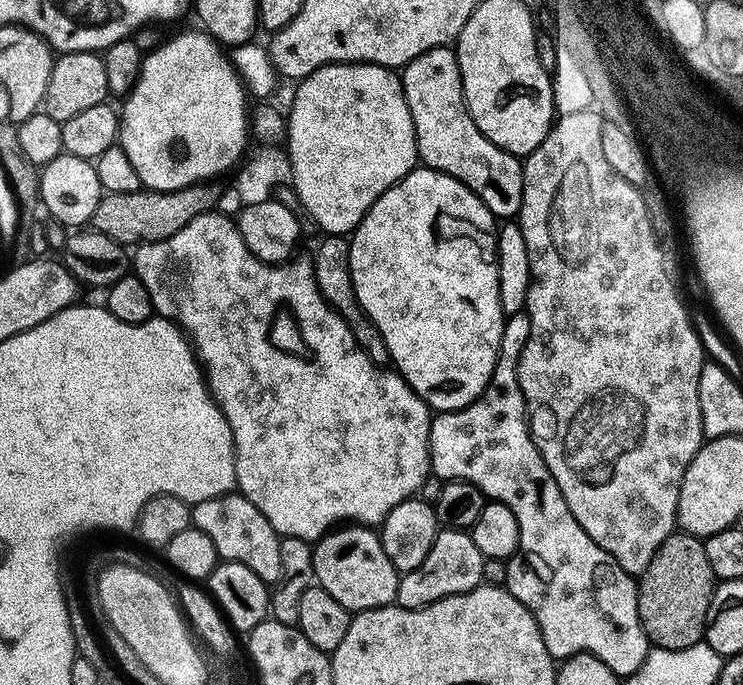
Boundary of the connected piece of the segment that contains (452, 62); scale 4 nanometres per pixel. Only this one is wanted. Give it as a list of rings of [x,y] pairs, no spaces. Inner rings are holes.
[[[451,47],[435,48],[433,52],[427,52],[425,56],[418,57],[414,63],[403,69],[402,83],[414,118],[419,159],[435,172],[445,172],[448,176],[462,181],[480,199],[485,209],[489,208],[494,215],[501,216],[501,221],[515,221],[524,208],[525,165],[515,156],[504,152],[494,142],[488,141],[472,120],[465,100],[457,53]]]

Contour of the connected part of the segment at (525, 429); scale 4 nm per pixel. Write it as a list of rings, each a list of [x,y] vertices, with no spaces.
[[[521,314],[511,317],[504,325],[504,340],[500,344],[500,359],[494,375],[494,391],[461,412],[443,413],[442,420],[448,423],[449,481],[467,480],[485,494],[491,494],[497,488],[504,496],[510,495],[515,488],[524,494],[530,488],[543,487],[548,482],[550,474],[544,456],[532,441],[531,427],[525,417],[523,420],[520,416],[526,401],[514,367],[519,365],[520,355],[531,339],[531,316]]]

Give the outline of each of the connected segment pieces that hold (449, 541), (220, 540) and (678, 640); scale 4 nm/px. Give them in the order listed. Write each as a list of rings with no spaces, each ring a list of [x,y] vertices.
[[[441,531],[422,567],[417,572],[407,573],[401,579],[400,589],[396,595],[399,607],[406,610],[428,608],[432,604],[441,604],[451,596],[464,596],[485,583],[486,557],[482,550],[478,550],[478,546],[467,531],[456,531],[460,532]]]
[[[229,494],[195,505],[192,508],[192,523],[202,534],[206,534],[206,538],[210,538],[210,542],[214,542],[221,561],[254,570],[254,574],[258,574],[258,578],[269,586],[279,585],[284,579],[281,537],[276,535],[270,522],[266,522],[263,514],[245,496]]]
[[[674,534],[660,548],[660,553],[639,581],[640,617],[651,643],[661,652],[695,648],[705,639],[710,624],[708,611],[714,608],[718,577],[714,574],[704,545],[705,541],[696,536]]]

